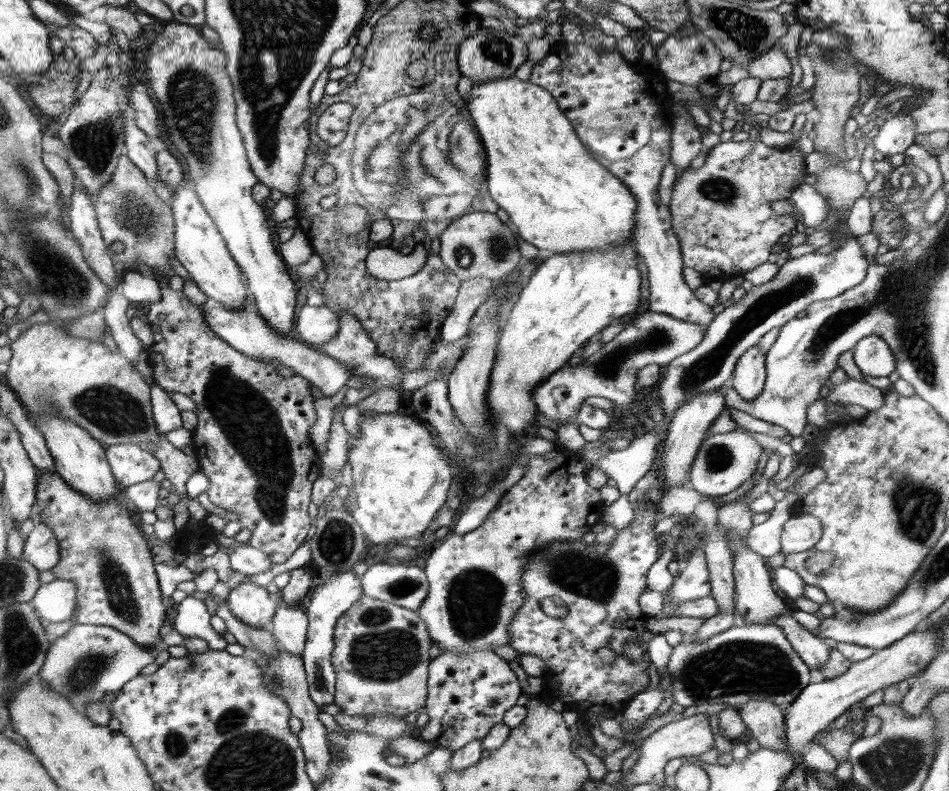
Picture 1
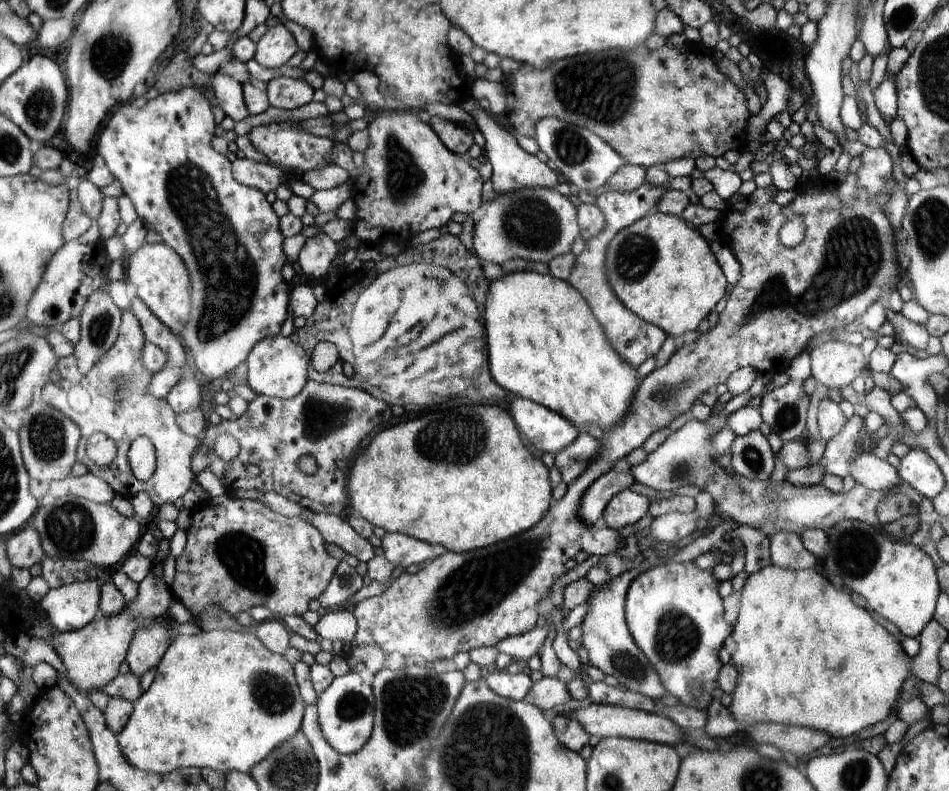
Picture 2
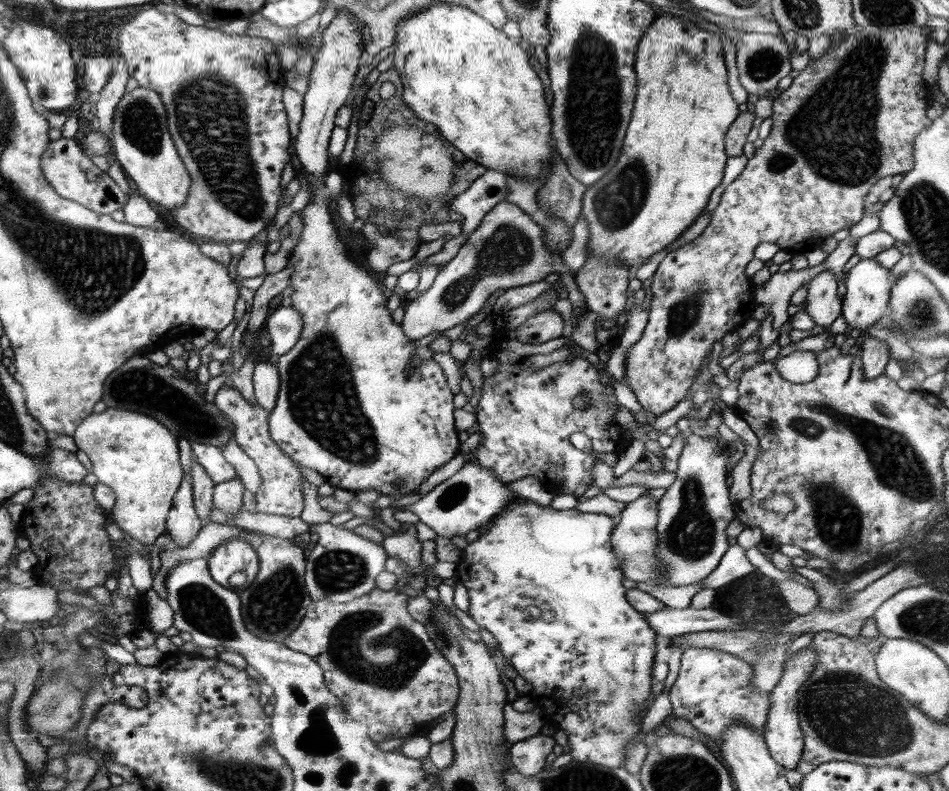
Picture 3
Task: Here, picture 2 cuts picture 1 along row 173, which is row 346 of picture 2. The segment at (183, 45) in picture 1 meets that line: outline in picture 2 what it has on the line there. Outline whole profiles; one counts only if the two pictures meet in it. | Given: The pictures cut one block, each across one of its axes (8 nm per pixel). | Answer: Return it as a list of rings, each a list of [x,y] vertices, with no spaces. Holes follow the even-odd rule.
[[[184,87],[176,93],[160,94],[156,100],[148,102],[140,110],[136,110],[132,106],[120,106],[116,112],[112,112],[108,120],[106,120],[105,125],[99,131],[93,151],[94,154],[103,158],[105,166],[108,167],[114,178],[120,182],[123,194],[126,194],[133,202],[138,217],[144,222],[147,229],[152,228],[156,230],[162,237],[162,242],[170,245],[170,248],[184,261],[190,278],[191,307],[190,320],[186,322],[181,336],[184,338],[184,342],[188,346],[192,358],[194,358],[194,366],[202,374],[205,374],[209,381],[234,371],[238,364],[246,362],[248,355],[252,352],[252,348],[260,340],[280,334],[282,324],[284,324],[286,318],[290,315],[289,294],[293,287],[282,278],[286,256],[284,256],[284,251],[282,250],[285,236],[279,227],[279,216],[272,208],[272,205],[268,203],[263,192],[256,190],[256,188],[240,184],[232,176],[230,160],[228,160],[226,155],[215,151],[212,146],[212,139],[216,136],[216,125],[213,110],[210,108],[210,104],[204,95],[198,92],[198,90]]]

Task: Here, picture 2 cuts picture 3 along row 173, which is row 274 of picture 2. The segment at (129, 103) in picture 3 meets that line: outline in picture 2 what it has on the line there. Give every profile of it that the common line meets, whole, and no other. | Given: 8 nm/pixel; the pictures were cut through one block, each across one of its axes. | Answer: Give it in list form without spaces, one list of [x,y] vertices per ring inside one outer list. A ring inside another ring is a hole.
[[[144,244],[136,252],[128,252],[124,263],[124,279],[135,288],[135,294],[146,304],[146,308],[172,332],[181,335],[186,322],[190,320],[191,294],[189,272],[184,261],[170,248],[170,245]]]

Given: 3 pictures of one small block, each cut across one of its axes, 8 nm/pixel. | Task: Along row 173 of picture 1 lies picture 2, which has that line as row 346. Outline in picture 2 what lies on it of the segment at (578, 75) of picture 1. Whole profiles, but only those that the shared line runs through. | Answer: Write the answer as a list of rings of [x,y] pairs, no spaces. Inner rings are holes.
[[[643,182],[642,186],[634,190],[634,192],[622,192],[622,194],[620,192],[608,192],[598,196],[595,205],[602,210],[602,214],[606,218],[604,232],[600,232],[598,236],[594,236],[594,238],[590,238],[588,242],[585,242],[584,250],[582,250],[578,258],[575,258],[576,264],[574,264],[572,274],[570,274],[570,278],[567,280],[587,302],[590,310],[592,310],[592,314],[600,322],[608,342],[616,350],[616,354],[620,354],[620,358],[624,358],[624,362],[628,362],[628,366],[632,366],[632,368],[638,368],[648,358],[656,356],[660,352],[667,334],[660,327],[638,318],[612,292],[606,274],[606,250],[608,250],[608,244],[612,242],[612,238],[620,230],[624,230],[633,222],[654,212],[658,200],[664,194],[666,194],[664,188],[658,188],[658,186],[652,186],[648,182]]]

